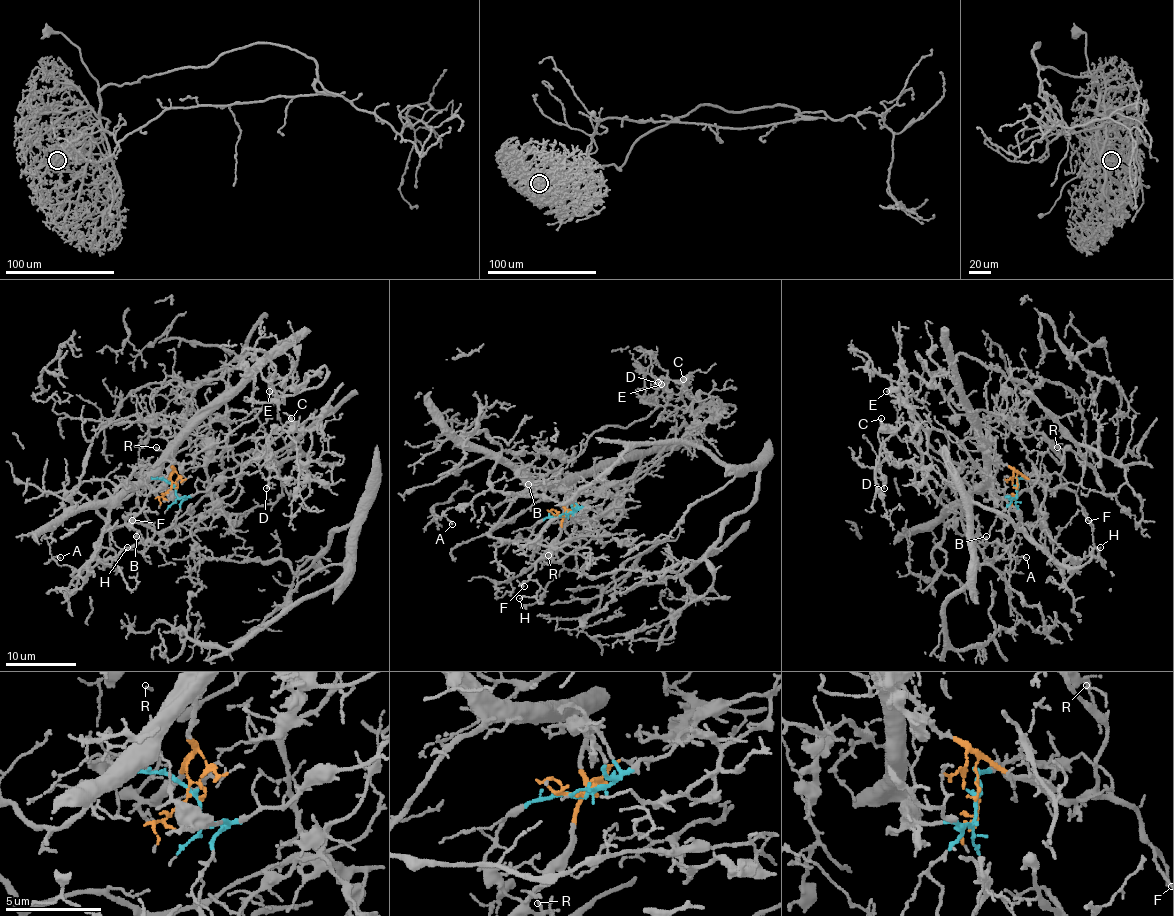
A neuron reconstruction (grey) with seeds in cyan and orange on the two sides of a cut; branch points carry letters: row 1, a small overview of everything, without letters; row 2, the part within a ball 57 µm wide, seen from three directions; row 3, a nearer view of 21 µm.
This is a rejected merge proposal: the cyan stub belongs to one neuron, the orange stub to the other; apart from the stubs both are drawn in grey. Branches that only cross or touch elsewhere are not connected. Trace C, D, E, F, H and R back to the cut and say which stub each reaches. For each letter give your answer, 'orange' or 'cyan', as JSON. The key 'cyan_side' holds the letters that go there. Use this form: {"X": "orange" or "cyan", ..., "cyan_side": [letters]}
{"C": "cyan", "D": "cyan", "E": "cyan", "F": "orange", "H": "orange", "R": "orange", "cyan_side": ["C", "D", "E"]}

